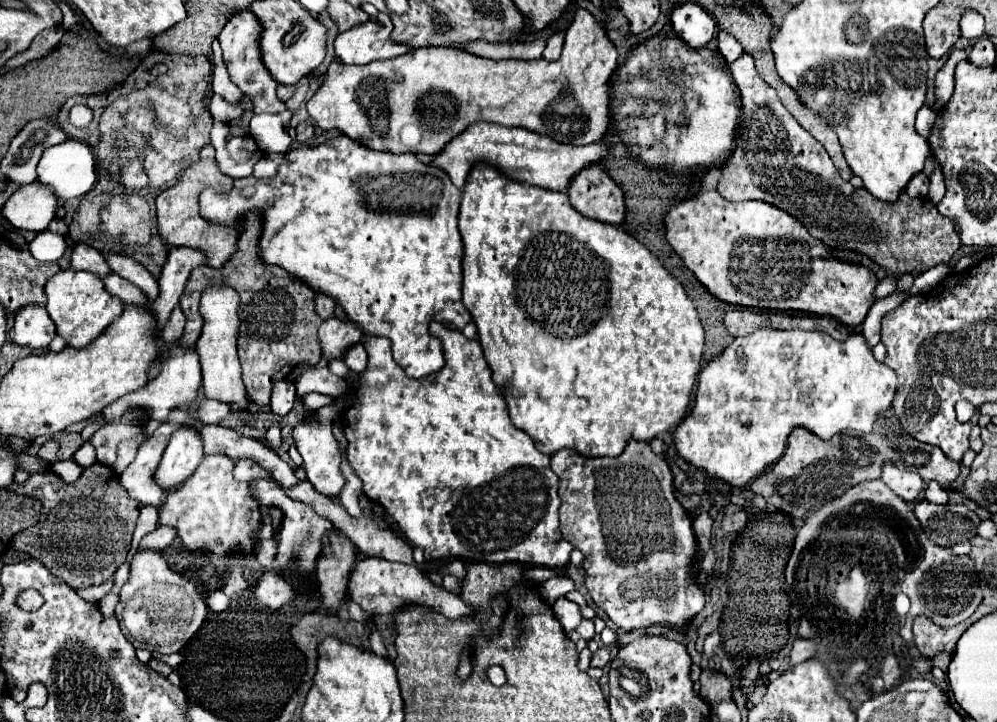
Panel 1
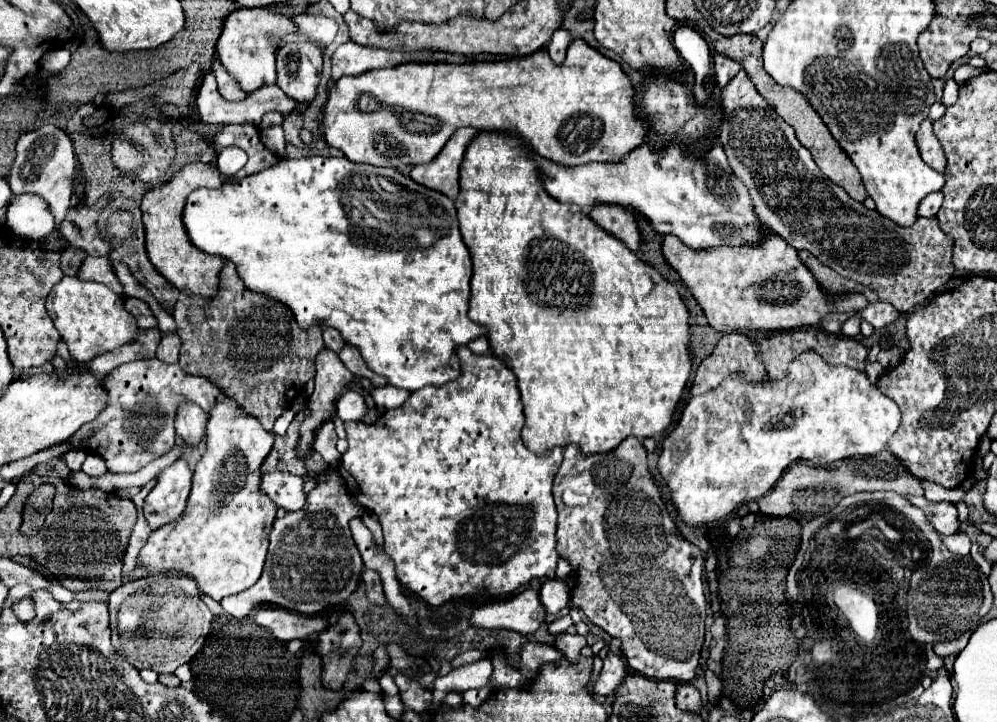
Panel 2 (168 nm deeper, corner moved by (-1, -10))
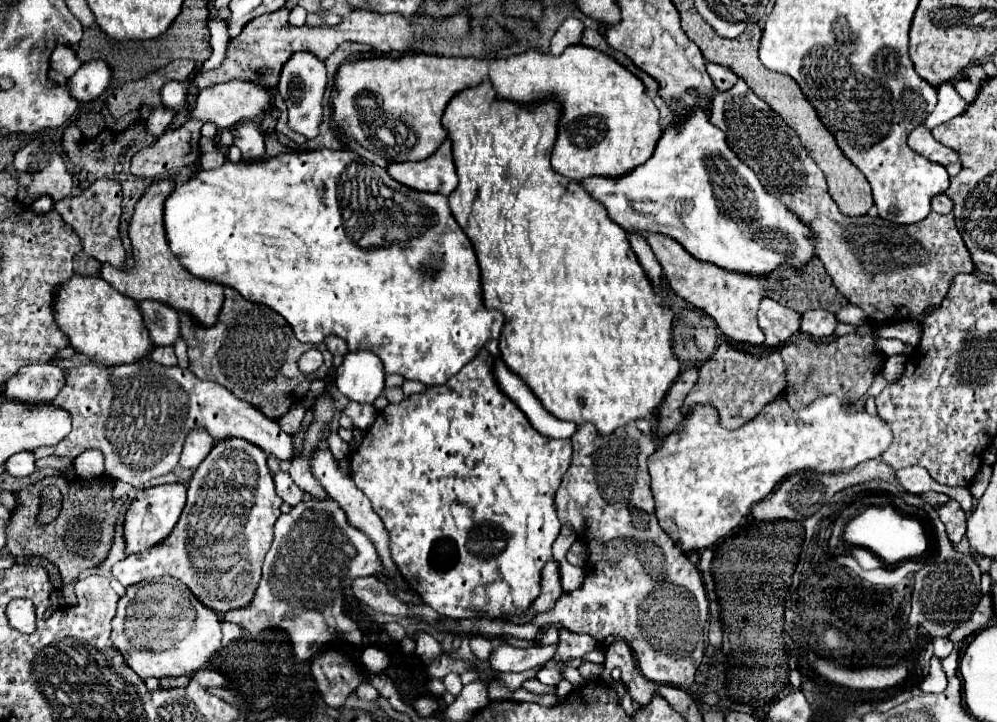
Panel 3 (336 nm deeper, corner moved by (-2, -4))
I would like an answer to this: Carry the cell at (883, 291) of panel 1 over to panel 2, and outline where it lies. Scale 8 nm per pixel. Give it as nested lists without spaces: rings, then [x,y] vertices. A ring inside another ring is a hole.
[[[854,315],[854,317],[846,319],[846,321],[844,321],[844,325],[842,325],[842,333],[850,335],[850,337],[858,335],[858,333],[860,333],[860,321],[862,321],[862,317],[860,317],[860,315]]]

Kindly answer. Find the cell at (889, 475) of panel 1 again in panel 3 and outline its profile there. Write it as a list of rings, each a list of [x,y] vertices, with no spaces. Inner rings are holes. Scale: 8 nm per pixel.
[[[949,501],[949,505],[943,505],[941,509],[937,509],[943,525],[947,527],[947,535],[951,539],[953,545],[957,545],[963,535],[965,535],[965,511],[955,503],[955,501]]]

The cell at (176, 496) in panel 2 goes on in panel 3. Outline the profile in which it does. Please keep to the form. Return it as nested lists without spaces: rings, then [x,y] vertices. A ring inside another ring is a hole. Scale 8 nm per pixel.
[[[181,483],[171,485],[159,485],[151,489],[141,489],[135,499],[131,501],[125,519],[123,519],[123,535],[125,535],[125,553],[127,555],[139,555],[159,543],[163,543],[169,533],[173,531],[183,507],[185,507],[185,495],[187,489]]]

